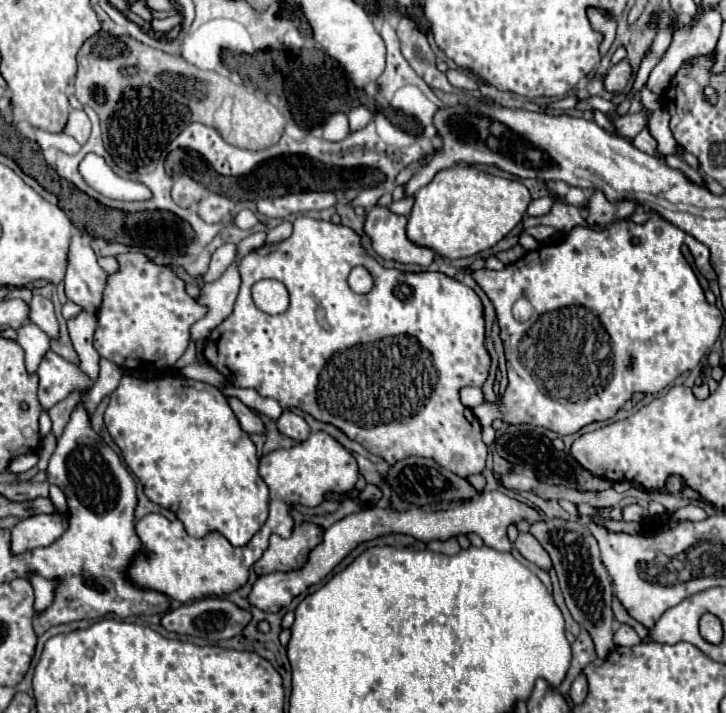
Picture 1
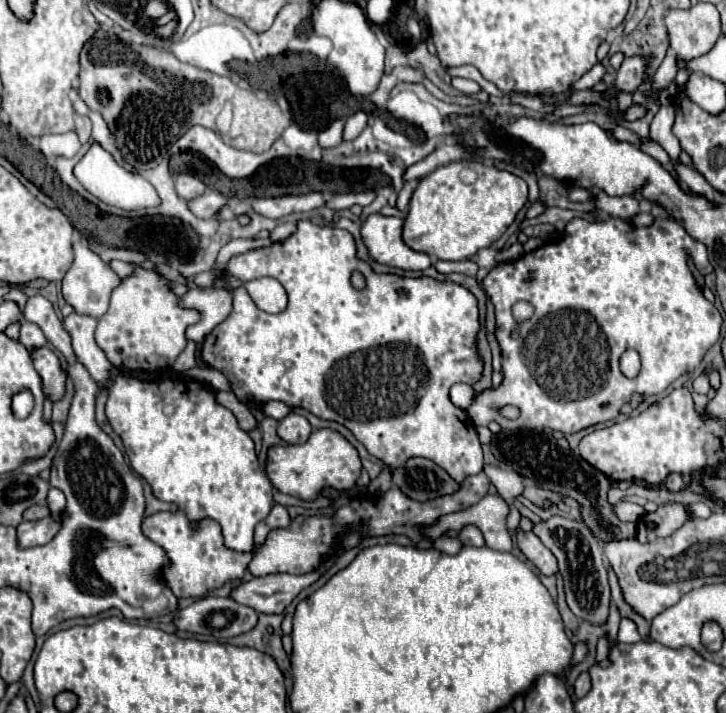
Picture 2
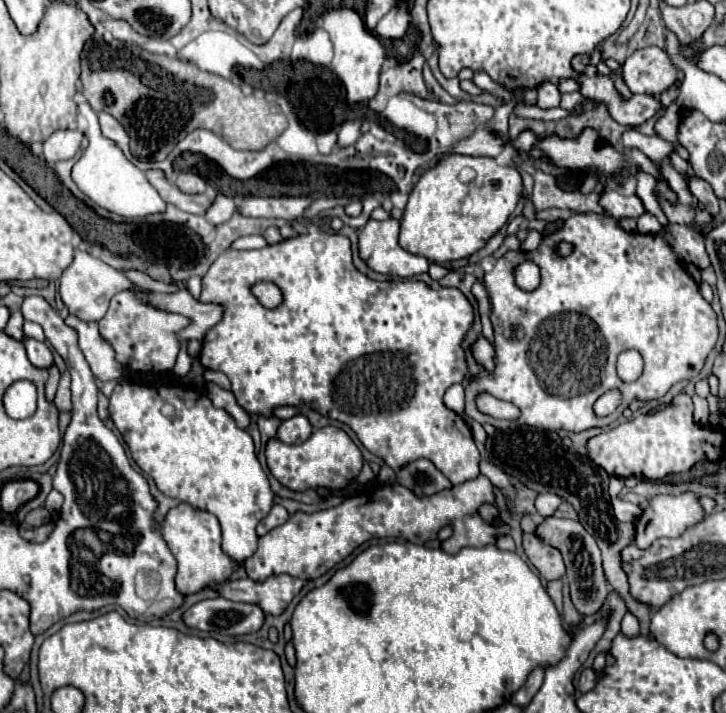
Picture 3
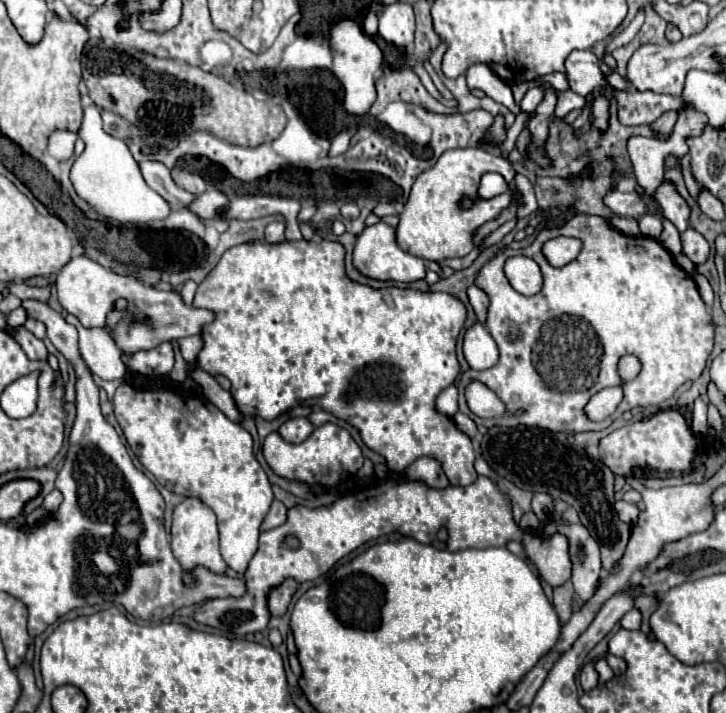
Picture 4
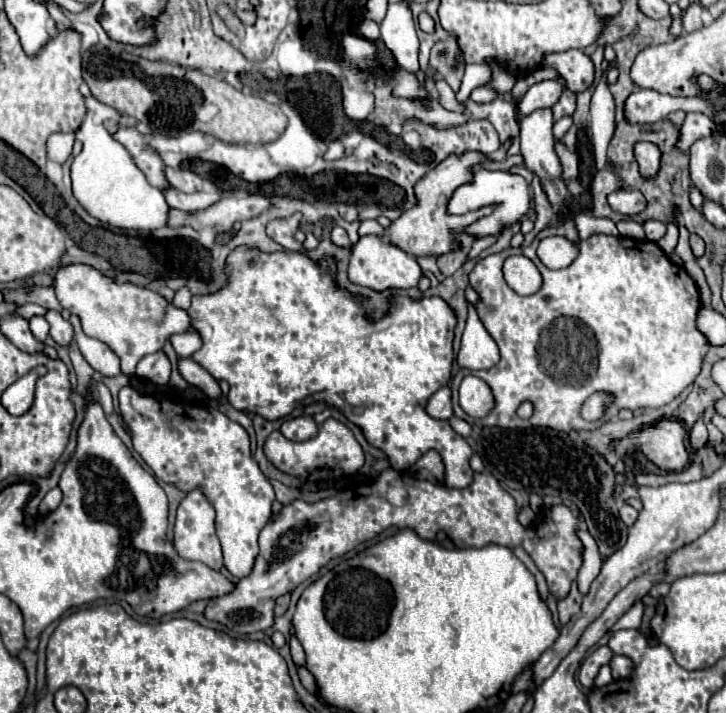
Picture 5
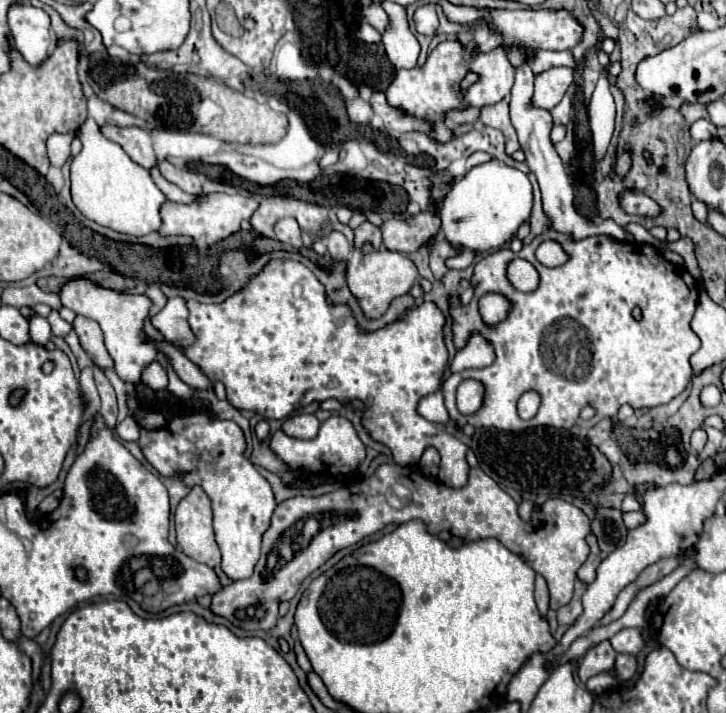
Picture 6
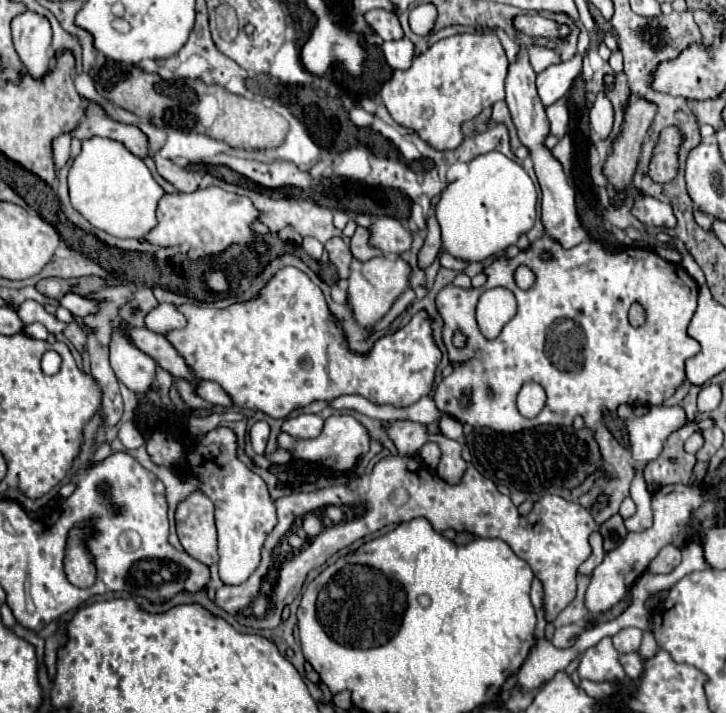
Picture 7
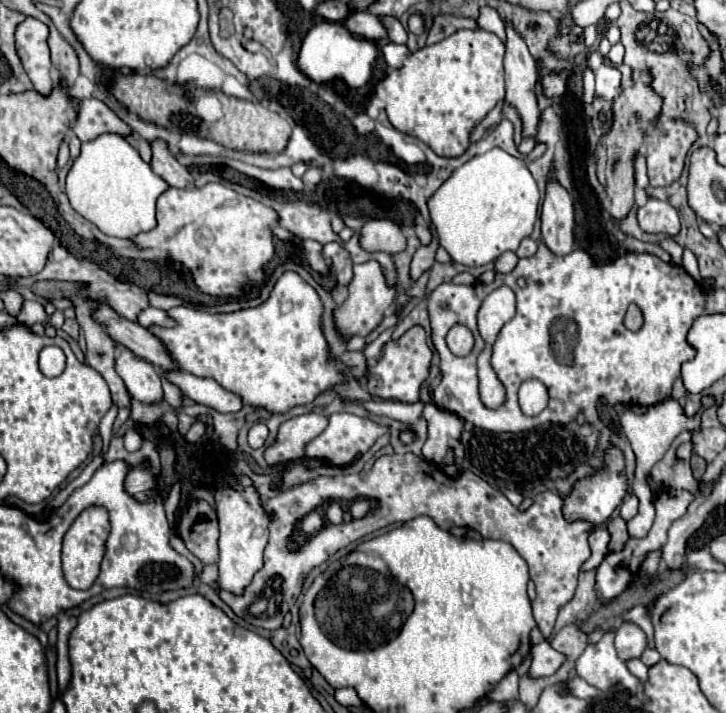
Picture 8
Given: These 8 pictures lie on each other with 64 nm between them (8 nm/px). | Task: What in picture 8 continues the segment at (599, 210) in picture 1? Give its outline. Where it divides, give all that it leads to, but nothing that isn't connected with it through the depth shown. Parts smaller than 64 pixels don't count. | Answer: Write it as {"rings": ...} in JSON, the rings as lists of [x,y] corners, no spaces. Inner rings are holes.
{"rings":[[[650,198],[646,206],[638,208],[638,222],[640,228],[648,234],[664,234],[672,238],[680,232],[680,220],[676,208],[656,198]]]}

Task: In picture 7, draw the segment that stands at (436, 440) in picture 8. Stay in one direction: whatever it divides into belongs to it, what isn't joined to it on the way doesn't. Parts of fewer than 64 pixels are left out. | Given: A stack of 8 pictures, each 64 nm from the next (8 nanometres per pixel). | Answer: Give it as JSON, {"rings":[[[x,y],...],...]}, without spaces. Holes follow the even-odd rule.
{"rings":[[[442,414],[438,418],[438,430],[440,434],[462,434],[462,422],[448,414]],[[426,442],[420,450],[420,458],[430,470],[436,470],[436,466],[440,462],[440,446],[436,442]]]}

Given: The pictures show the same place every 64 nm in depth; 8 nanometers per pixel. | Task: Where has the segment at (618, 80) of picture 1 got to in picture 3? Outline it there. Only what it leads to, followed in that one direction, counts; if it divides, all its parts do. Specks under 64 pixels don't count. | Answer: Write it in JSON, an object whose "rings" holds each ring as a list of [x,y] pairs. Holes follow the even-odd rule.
{"rings":[[[646,46],[624,62],[622,78],[634,94],[662,94],[676,82],[682,82],[684,72],[674,66],[664,48]]]}

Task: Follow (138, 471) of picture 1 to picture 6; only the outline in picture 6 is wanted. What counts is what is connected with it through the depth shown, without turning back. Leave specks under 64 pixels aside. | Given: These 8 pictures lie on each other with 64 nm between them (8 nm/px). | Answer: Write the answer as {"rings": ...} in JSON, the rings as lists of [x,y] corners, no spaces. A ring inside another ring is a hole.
{"rings":[[[134,396],[128,398],[128,406],[142,424],[138,444],[146,460],[162,476],[182,474],[190,488],[200,486],[212,500],[216,542],[222,552],[222,572],[230,580],[250,578],[260,558],[260,542],[270,528],[276,502],[268,480],[244,456],[246,442],[240,426],[230,420],[210,422],[206,414],[192,414],[172,428],[166,420],[160,422],[160,416],[154,412],[142,410]]]}

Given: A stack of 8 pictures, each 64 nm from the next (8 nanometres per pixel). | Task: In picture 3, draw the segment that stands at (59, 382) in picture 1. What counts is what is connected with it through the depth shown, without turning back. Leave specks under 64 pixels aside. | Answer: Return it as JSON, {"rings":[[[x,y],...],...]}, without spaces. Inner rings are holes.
{"rings":[[[22,338],[22,344],[26,348],[28,360],[38,368],[50,368],[52,366],[52,352],[44,342],[38,342],[34,338]]]}

